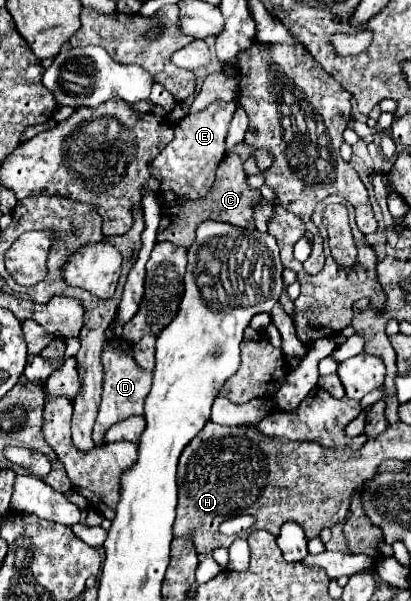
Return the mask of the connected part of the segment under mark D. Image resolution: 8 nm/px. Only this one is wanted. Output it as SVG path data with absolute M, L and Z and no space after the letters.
M120 337L106 339L106 345L104 345L104 395L102 395L98 419L94 425L94 435L92 435L96 445L104 445L104 433L114 423L124 421L132 415L142 415L142 407L144 407L144 399L150 391L150 383L152 383L152 373L138 369L138 365L134 363L134 357L132 357L130 343L122 341Z

